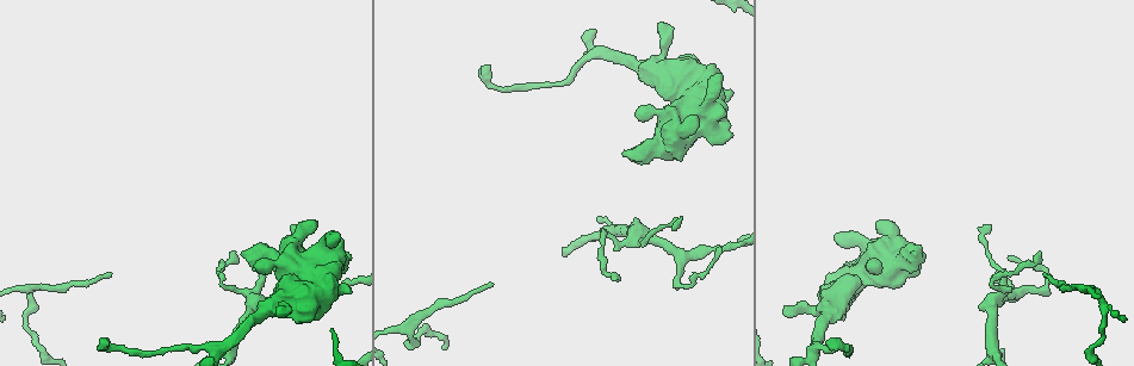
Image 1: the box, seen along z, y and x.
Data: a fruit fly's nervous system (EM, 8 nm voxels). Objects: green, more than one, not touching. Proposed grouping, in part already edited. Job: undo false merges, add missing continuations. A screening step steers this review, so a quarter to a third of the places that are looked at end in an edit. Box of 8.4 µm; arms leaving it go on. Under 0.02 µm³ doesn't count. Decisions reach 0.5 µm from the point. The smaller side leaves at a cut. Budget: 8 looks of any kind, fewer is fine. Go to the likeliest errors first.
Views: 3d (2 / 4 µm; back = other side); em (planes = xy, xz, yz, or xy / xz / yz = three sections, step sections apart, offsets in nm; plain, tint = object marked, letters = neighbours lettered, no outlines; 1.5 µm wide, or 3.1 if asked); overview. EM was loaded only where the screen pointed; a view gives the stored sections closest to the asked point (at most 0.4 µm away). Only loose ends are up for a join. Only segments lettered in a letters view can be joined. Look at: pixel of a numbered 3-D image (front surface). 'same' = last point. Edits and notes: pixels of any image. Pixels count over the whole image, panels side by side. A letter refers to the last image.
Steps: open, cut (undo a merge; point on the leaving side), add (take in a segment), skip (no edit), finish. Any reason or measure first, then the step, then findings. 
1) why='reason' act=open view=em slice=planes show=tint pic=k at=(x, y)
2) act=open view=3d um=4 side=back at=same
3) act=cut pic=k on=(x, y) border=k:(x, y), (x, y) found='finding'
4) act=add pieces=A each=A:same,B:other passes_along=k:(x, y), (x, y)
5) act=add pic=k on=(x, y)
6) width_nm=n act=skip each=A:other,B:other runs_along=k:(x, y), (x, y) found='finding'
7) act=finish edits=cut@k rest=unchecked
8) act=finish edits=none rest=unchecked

why='free end' act=open view=3d um=2 pic=1 at=(660, 22)

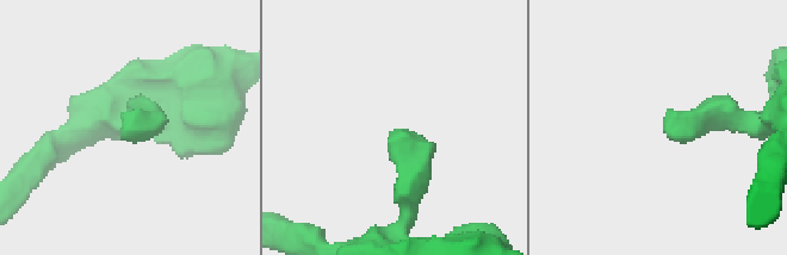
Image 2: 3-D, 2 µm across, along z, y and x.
act=open view=em slice=yz step=4 show=letters pic=2 at=(667, 116)

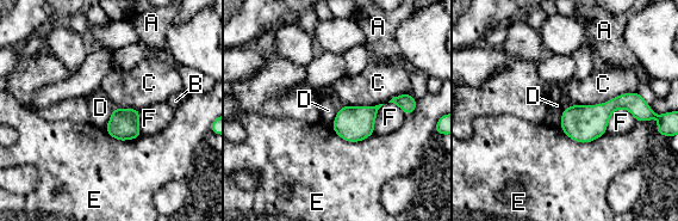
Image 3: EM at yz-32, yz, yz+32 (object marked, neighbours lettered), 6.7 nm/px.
why='cut it another way' act=open view=em slice=planes show=letters at=same

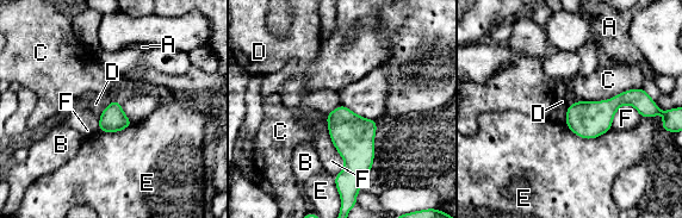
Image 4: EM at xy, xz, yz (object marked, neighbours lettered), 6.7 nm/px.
width_nm=180 act=skip each=A:other,B:other,C:other,D:other,E:other,F:other found='none of them fits'

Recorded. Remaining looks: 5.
why='free end' act=open view=em slice=planes show=letters pic=1 at=(260, 268)

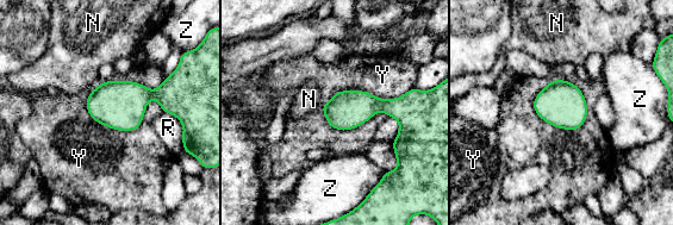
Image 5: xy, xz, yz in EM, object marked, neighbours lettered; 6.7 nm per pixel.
act=skip each=N:other,R:other,Y:other,Z:other border=5:(531, 104), (564, 129), (589, 112) found='no lettered segment goes on from it'

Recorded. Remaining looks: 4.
act=open view=em slice=yz step=4 show=tint pic=1 at=(232, 254)

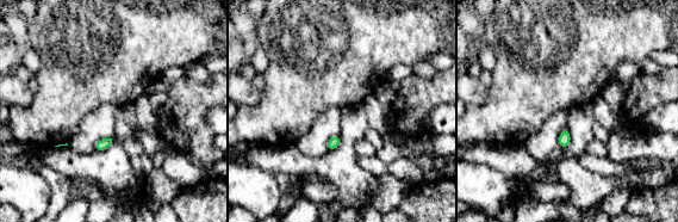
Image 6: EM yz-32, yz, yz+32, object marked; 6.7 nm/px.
why='another direction' act=open view=em slice=planes show=letters at=same

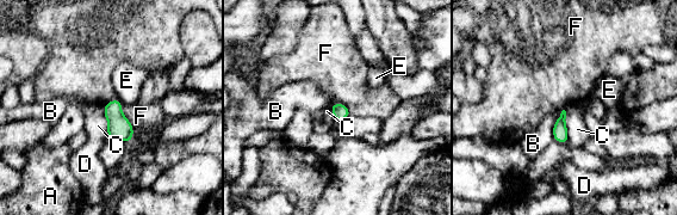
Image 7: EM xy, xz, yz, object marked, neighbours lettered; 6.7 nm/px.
act=skip each=A:other,B:other,C:other,D:other,E:other,F:other border=7:(331, 116), (335, 120) found='no lettered segment goes on from it'

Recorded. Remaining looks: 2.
act=finish edits=none rest=unchecked

